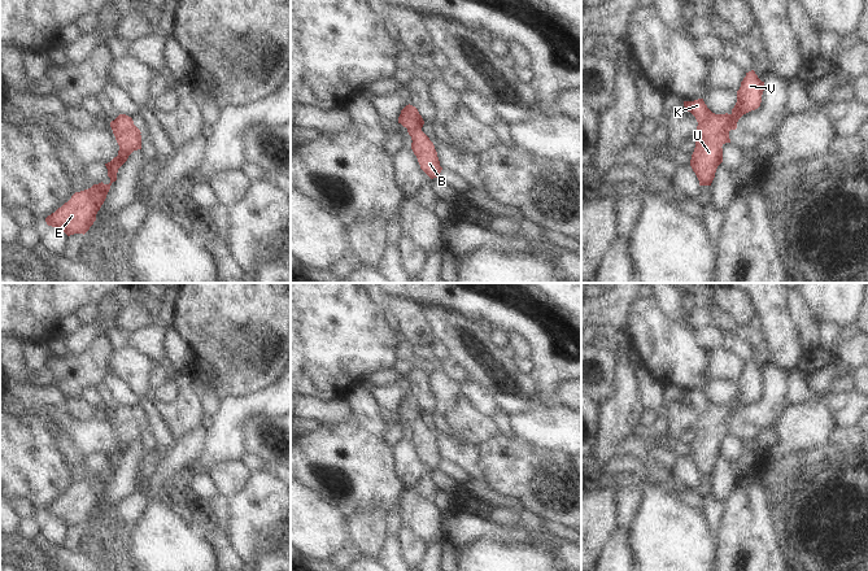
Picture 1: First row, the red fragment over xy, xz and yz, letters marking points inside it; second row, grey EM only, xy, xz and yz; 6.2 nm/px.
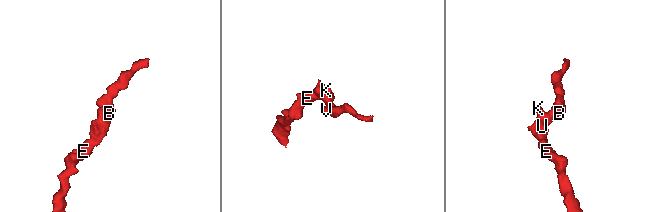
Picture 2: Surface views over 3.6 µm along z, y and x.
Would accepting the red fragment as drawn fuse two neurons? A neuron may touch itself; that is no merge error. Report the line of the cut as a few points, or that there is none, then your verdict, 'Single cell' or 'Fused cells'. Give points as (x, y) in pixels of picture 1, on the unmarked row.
No split. Single cell

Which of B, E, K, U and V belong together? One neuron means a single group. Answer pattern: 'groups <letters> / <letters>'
groups B E K U V

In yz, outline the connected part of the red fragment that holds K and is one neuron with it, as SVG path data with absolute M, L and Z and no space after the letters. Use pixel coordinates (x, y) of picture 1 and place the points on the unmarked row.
M751 361L741 372L737 393L730 405L712 404L703 389L684 392L685 400L698 413L690 457L699 471L699 476L711 476L716 459L723 453L721 437L730 433L729 422L737 419L737 413L743 405L760 397L763 382L764 372Z

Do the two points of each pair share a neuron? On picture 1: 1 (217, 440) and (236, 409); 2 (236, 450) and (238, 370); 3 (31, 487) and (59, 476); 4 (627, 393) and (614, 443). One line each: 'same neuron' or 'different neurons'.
1: same neuron
2: different neurons
3: same neuron
4: same neuron

